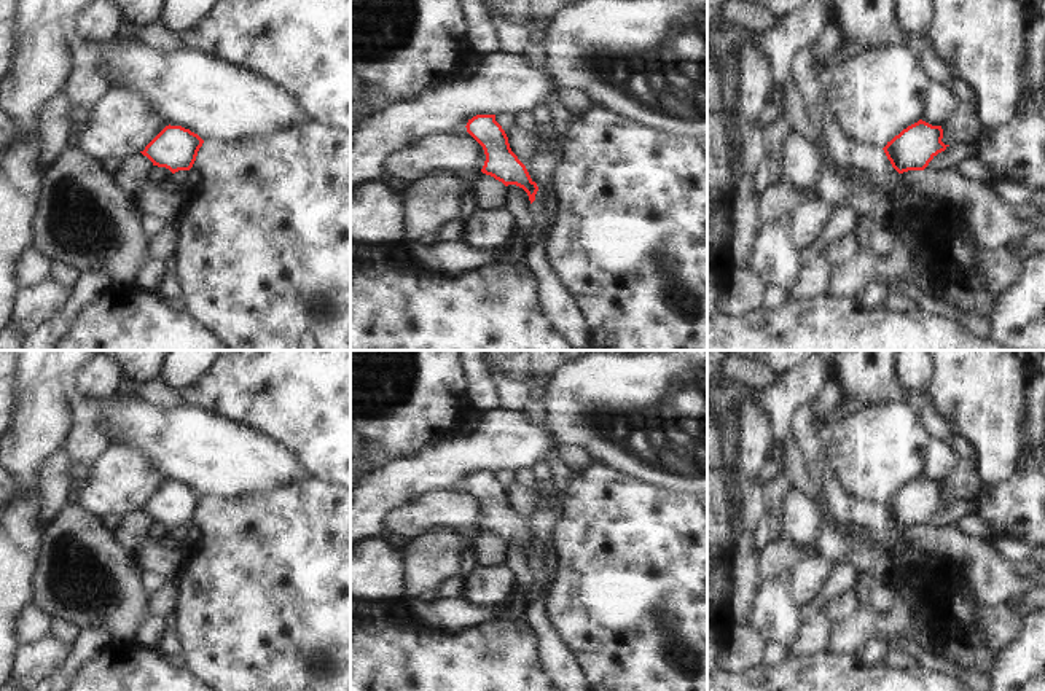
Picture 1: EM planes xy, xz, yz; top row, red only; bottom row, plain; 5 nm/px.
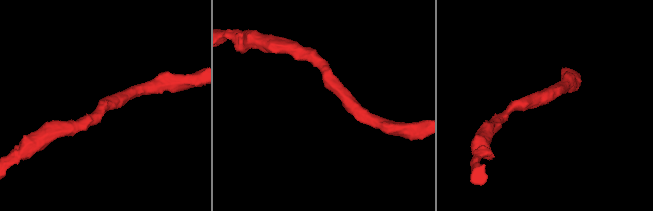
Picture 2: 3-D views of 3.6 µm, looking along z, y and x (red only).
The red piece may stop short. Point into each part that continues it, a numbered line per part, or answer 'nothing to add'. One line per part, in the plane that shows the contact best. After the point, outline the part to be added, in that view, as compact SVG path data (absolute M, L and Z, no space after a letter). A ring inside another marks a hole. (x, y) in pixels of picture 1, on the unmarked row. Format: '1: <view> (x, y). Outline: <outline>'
nothing to add

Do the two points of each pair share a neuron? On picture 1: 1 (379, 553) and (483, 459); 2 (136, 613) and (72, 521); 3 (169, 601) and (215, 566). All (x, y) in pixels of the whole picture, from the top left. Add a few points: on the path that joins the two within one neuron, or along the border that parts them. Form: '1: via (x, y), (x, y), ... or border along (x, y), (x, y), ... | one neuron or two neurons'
1: border along (383, 535), (367, 540) | two neurons
2: via (121, 591), (117, 573), (91, 543) | one neuron
3: border along (179, 581), (179, 605), (174, 612) | two neurons

